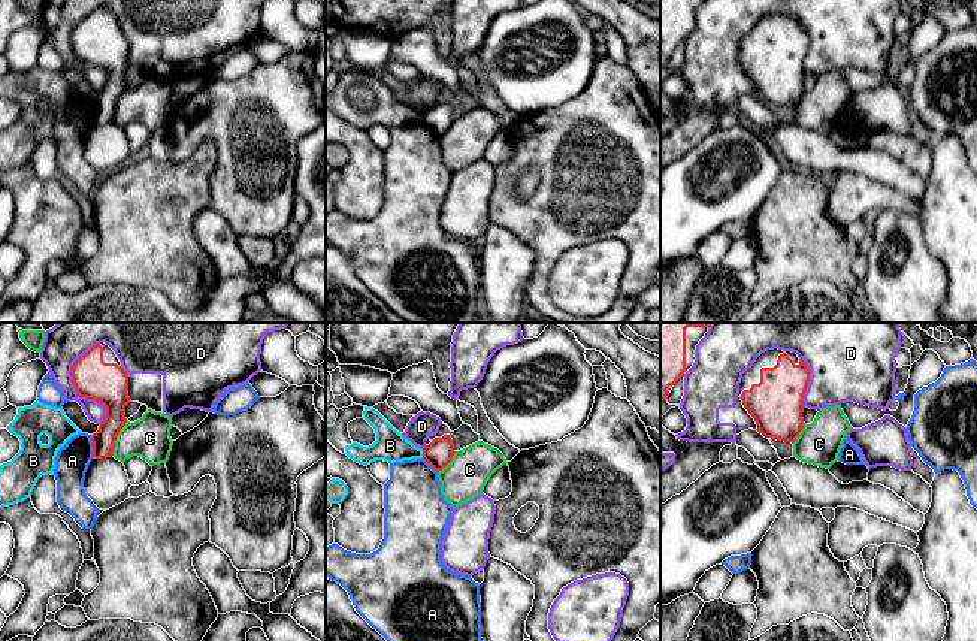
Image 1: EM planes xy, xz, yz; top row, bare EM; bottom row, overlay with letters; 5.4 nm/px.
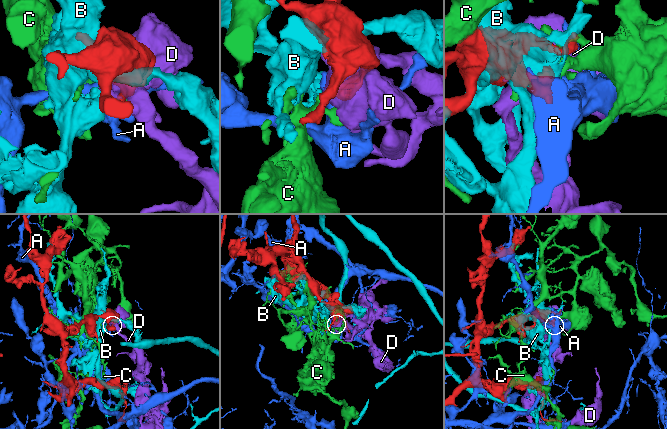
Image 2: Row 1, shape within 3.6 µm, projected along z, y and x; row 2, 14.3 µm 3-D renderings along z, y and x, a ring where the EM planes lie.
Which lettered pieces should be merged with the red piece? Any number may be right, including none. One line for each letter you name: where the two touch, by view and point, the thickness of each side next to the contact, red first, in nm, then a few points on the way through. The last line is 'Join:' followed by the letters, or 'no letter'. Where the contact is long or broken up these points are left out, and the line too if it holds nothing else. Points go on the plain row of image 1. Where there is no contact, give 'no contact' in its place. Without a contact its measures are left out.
Join: no letter

